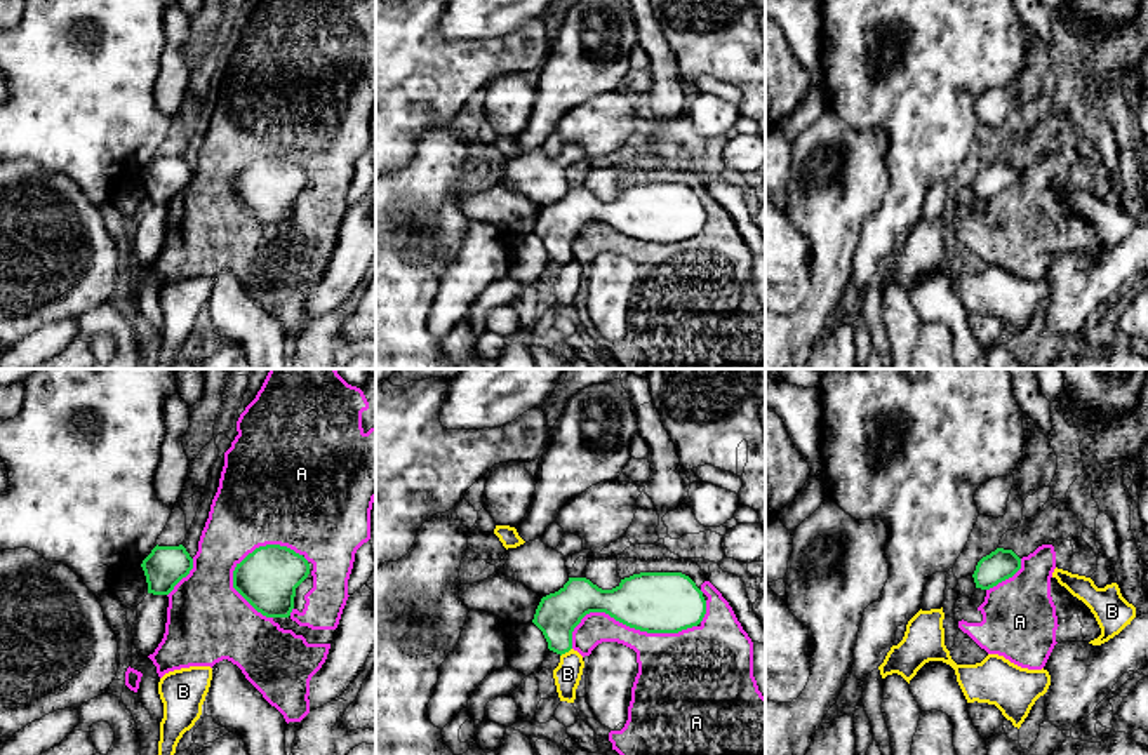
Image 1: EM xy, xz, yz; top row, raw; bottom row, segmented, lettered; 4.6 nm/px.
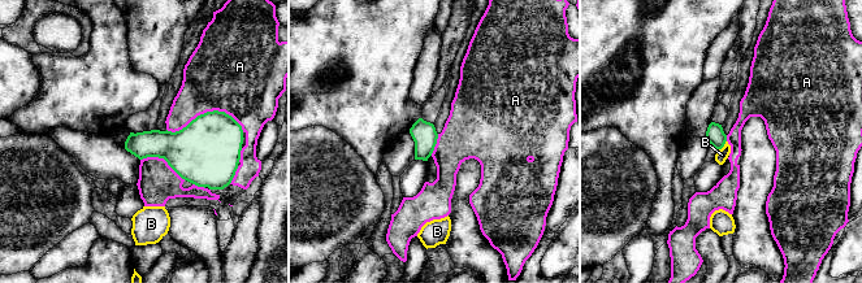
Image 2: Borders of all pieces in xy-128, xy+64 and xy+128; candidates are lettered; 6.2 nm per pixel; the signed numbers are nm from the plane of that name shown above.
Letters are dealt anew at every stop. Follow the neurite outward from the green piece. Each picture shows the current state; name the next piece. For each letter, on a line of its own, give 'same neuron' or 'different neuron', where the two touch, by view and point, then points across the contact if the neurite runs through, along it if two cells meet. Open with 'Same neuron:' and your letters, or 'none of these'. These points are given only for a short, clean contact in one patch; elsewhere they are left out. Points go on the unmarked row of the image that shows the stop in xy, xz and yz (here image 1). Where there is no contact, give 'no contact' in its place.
Same neuron: none of these
A: different neuron; contact xz (625, 233)
B: different neuron; contact xz (566, 261); border xz (571, 258), (560, 267)

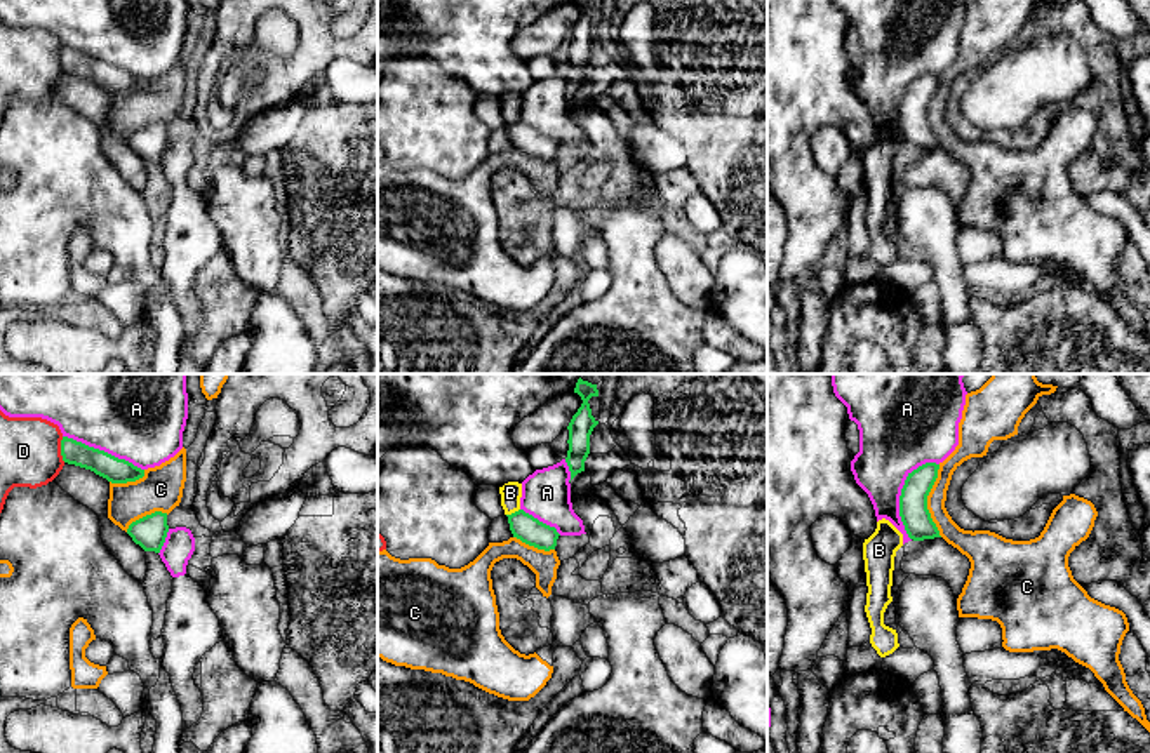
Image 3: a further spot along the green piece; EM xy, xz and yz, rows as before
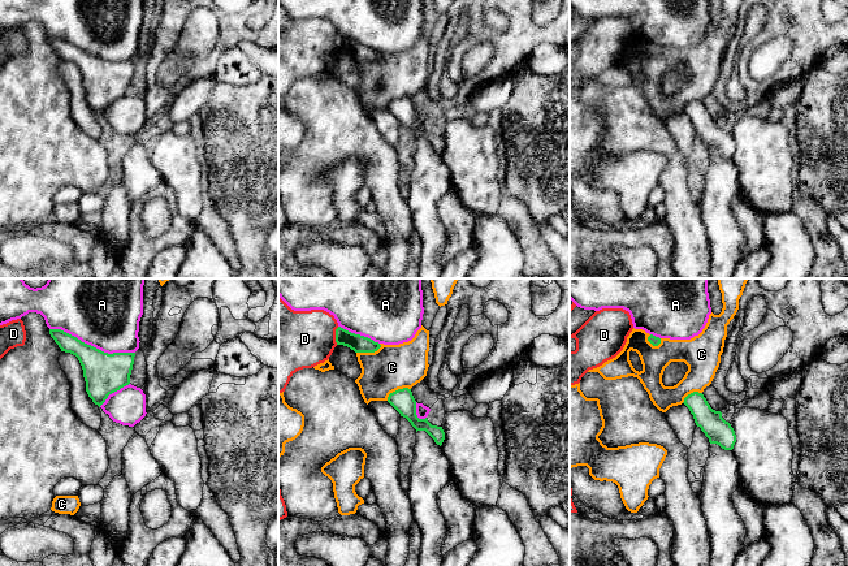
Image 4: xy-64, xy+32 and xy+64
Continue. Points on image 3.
Same neuron: none of these
A: different neuron; contact yz (902, 105)
B: different neuron; contact xz (512, 124); border xz (519, 119), (507, 126)
C: different neuron; contact yz (926, 112)
D: different neuron; contact xy (61, 59); border xy (61, 47), (61, 68), (65, 72)

